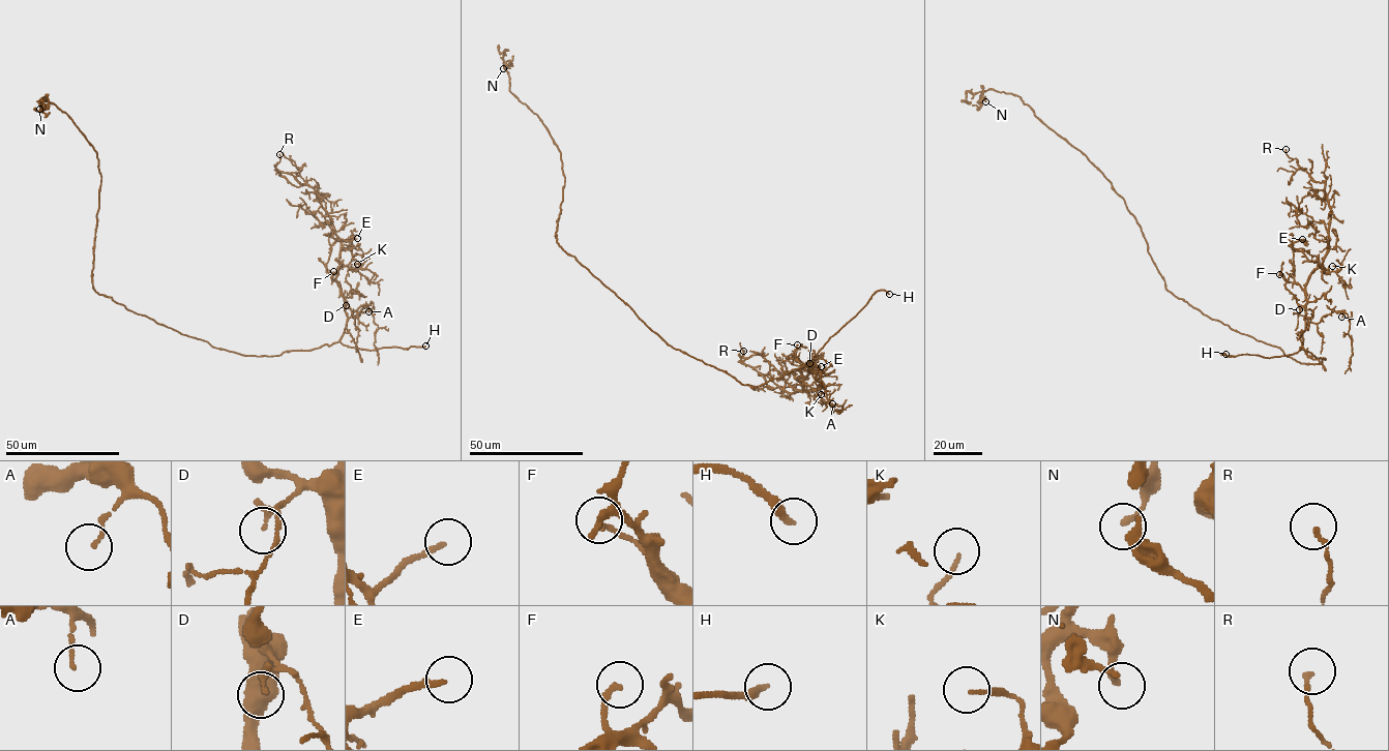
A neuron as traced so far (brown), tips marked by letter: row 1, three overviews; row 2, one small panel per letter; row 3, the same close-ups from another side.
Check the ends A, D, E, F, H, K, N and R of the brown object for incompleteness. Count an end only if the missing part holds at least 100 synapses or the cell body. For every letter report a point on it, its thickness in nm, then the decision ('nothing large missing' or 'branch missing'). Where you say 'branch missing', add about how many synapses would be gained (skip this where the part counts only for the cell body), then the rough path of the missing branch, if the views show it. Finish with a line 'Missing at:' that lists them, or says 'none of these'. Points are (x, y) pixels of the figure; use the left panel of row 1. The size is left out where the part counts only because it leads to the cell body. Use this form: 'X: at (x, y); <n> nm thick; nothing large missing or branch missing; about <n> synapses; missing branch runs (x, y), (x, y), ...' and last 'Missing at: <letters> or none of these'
A: at (368, 311); 110 nm thick; nothing large missing
D: at (346, 305); 200 nm thick; nothing large missing
E: at (357, 238); 190 nm thick; nothing large missing
F: at (333, 271); 170 nm thick; nothing large missing
H: at (425, 346); 320 nm thick; branch missing; missing branch runs (425, 346), (440, 352), (445, 359)
K: at (357, 264); 120 nm thick; nothing large missing
N: at (39, 109); 160 nm thick; nothing large missing
R: at (279, 154); 140 nm thick; nothing large missing
Missing at: H

